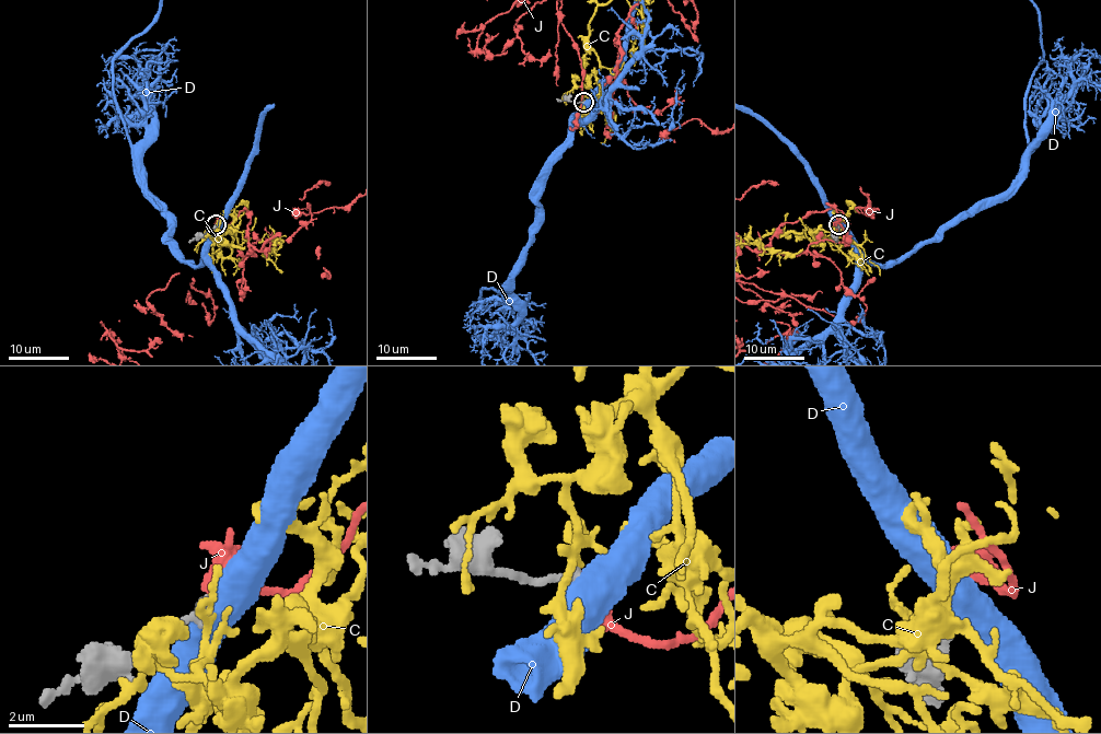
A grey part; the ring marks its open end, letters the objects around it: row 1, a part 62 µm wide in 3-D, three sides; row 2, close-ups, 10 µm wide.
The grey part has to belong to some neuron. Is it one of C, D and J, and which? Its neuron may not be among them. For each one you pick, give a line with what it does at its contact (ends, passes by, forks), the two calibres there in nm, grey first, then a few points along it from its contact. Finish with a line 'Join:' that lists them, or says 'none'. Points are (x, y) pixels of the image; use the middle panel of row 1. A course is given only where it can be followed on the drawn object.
J: it ends | 280/400 nm
Join: J

